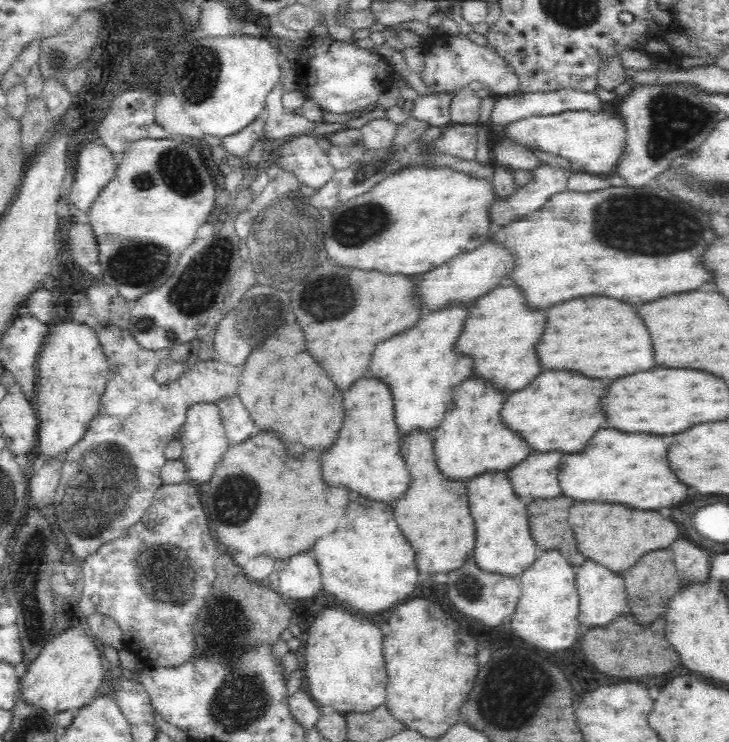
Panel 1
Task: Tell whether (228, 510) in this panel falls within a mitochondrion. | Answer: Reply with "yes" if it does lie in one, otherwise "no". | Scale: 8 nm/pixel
yes

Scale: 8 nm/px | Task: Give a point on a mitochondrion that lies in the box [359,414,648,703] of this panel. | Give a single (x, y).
(470, 586)

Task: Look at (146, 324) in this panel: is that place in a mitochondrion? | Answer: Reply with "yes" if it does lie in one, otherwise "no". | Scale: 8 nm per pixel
yes

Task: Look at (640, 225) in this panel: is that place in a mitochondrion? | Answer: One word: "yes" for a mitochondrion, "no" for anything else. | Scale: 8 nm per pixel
yes

